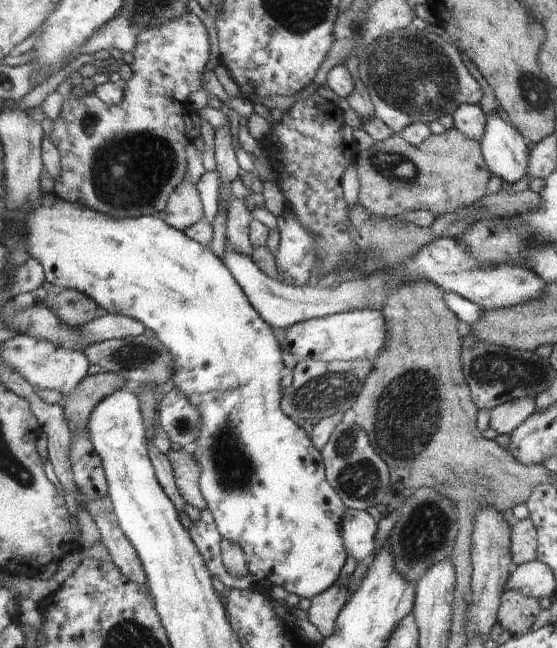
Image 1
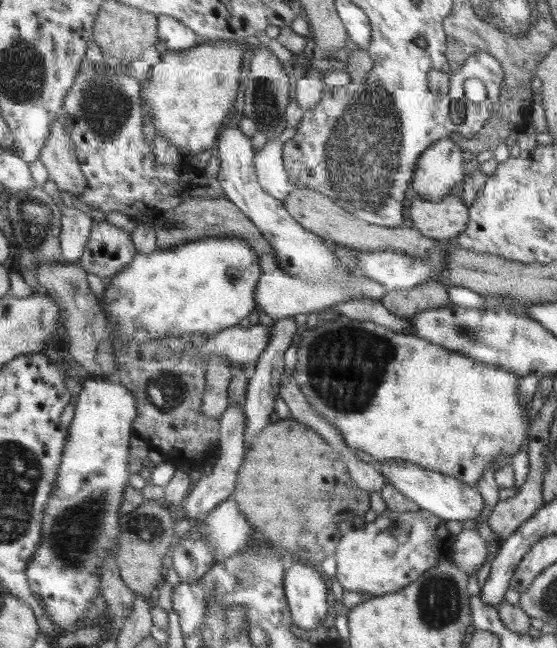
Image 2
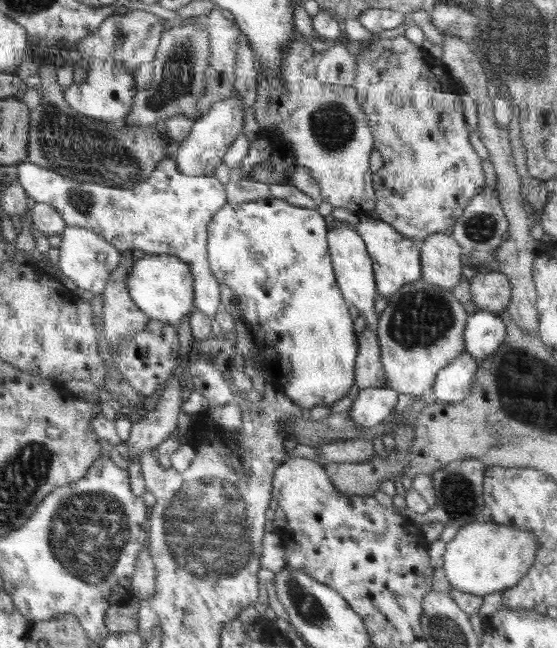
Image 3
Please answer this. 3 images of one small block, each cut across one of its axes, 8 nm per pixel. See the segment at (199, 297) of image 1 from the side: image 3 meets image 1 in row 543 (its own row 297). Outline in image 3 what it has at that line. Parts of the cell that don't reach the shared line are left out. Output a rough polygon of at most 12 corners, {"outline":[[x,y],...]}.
{"outline":[[229,202],[208,250],[300,408],[354,384],[317,209]]}

